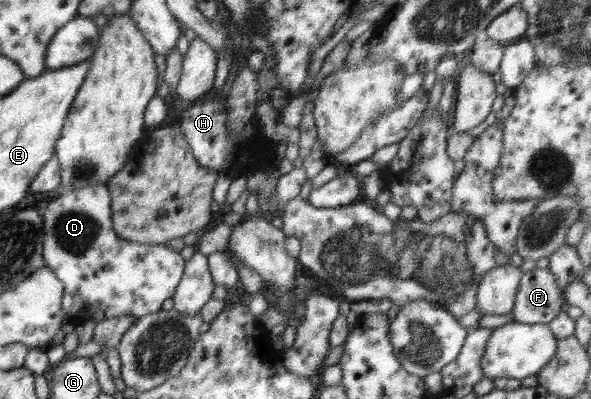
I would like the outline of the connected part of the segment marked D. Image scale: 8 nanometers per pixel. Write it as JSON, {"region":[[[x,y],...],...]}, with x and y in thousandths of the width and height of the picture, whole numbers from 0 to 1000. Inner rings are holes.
{"region":[[[176,461],[156,464],[139,469],[137,474],[125,476],[122,481],[112,481],[98,486],[96,499],[85,504],[85,511],[78,519],[74,536],[71,539],[73,571],[74,571],[74,619],[73,619],[73,649],[76,652],[76,669],[86,677],[95,694],[108,712],[108,734],[105,742],[105,779],[108,779],[112,794],[139,810],[146,805],[176,805],[179,799],[203,799],[206,794],[227,794],[227,799],[237,799],[237,794],[247,794],[257,784],[274,777],[274,759],[281,749],[288,749],[298,729],[303,704],[310,694],[310,682],[315,667],[315,654],[308,644],[305,629],[294,629],[286,619],[274,612],[239,612],[234,607],[222,607],[206,599],[191,571],[190,559],[190,526],[188,526],[188,496],[183,474]]]}

